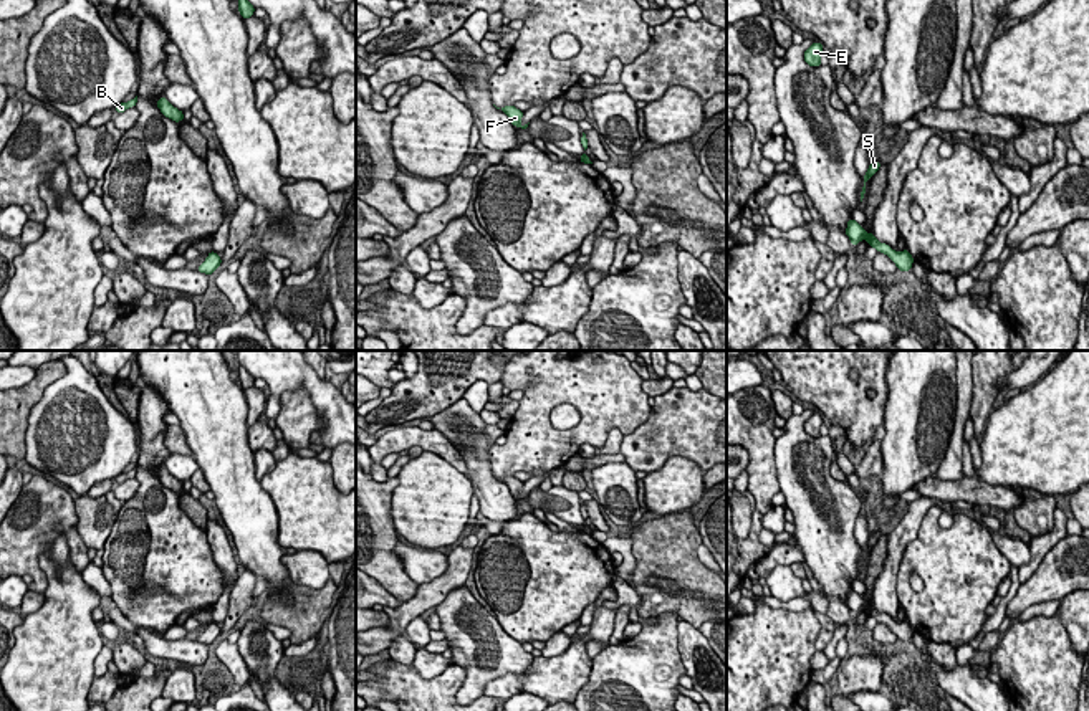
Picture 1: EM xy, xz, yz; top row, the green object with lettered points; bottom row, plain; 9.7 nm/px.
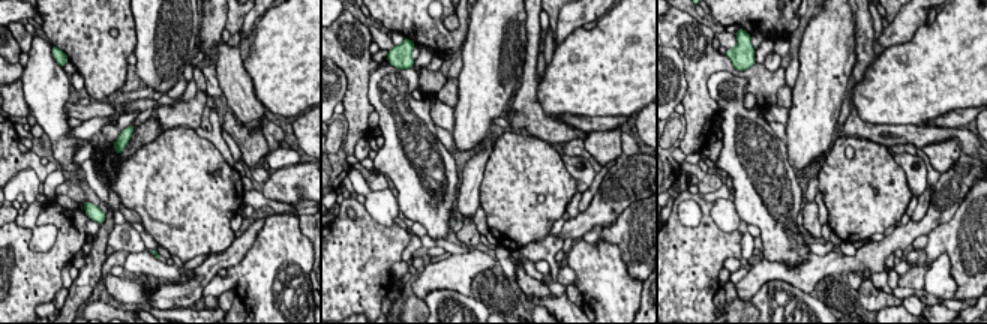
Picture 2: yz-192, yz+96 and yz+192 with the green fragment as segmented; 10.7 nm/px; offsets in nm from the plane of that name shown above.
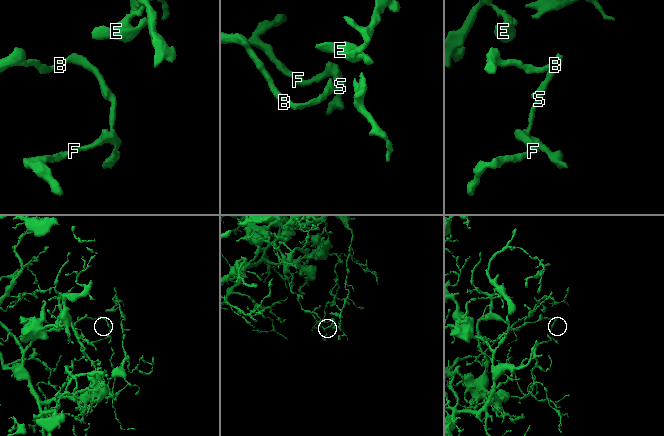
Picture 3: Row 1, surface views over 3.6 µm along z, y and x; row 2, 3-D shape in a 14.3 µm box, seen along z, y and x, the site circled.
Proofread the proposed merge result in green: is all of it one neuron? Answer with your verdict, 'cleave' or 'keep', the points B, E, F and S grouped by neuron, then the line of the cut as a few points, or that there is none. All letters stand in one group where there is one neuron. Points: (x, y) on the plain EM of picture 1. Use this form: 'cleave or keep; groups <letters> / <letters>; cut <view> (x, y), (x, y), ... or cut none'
keep; groups B E F S; cut none

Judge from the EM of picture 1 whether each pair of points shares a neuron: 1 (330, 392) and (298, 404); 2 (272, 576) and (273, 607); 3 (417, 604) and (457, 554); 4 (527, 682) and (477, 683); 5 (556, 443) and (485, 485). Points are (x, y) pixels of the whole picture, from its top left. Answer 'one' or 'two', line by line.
1: two
2: two
3: one
4: two
5: two

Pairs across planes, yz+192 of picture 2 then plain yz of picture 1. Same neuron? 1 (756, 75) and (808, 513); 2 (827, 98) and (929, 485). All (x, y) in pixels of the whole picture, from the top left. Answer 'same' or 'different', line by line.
1: different
2: different

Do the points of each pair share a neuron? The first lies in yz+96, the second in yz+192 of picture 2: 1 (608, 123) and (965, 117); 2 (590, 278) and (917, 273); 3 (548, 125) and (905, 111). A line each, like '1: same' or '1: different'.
1: same
2: different
3: different

